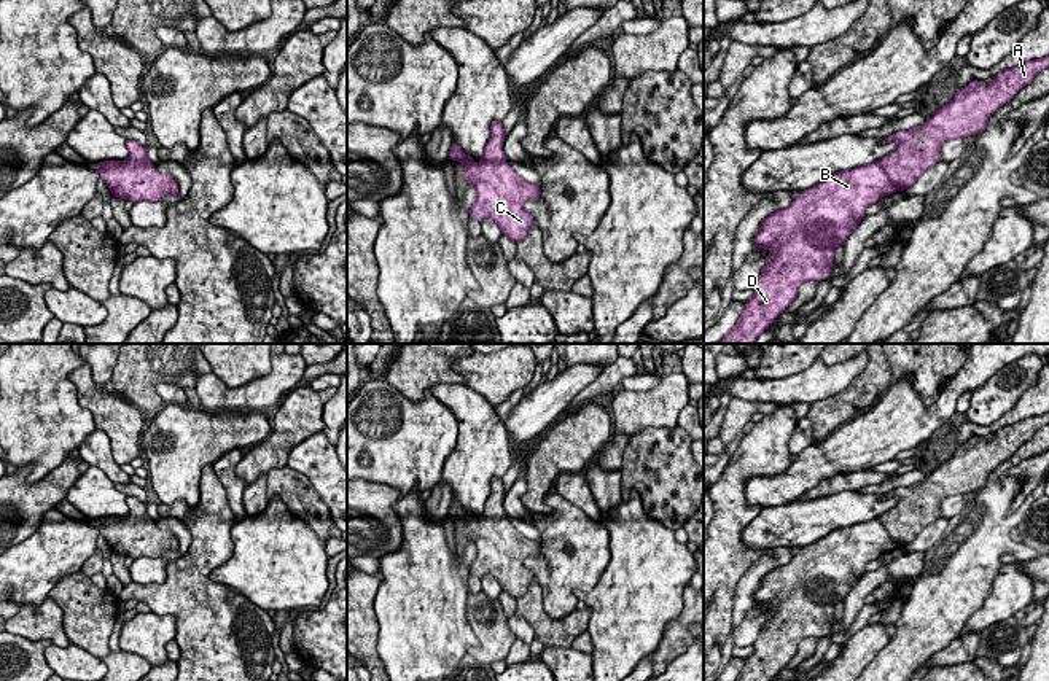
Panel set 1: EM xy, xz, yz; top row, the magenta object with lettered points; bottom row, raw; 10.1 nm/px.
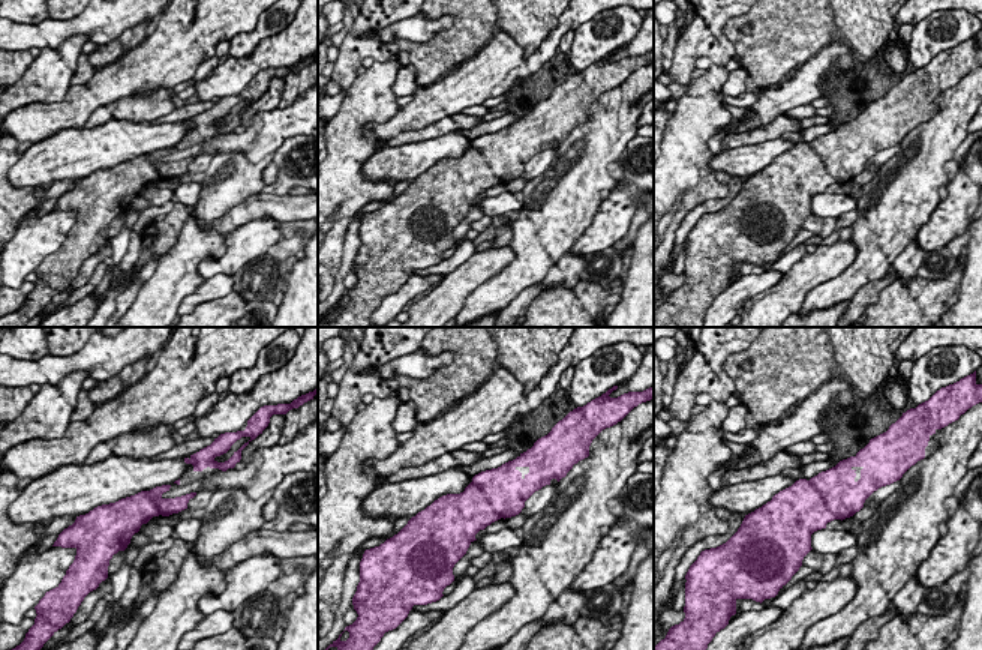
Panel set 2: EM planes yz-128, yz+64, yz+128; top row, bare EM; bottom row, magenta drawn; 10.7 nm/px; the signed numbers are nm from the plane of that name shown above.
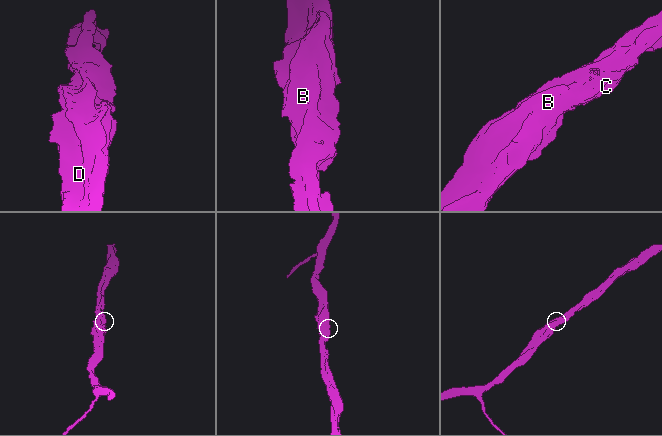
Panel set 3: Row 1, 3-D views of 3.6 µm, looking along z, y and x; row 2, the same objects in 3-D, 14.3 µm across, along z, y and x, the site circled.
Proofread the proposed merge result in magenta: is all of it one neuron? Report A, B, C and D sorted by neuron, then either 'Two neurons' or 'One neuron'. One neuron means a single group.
Groups: A B C D. One neuron

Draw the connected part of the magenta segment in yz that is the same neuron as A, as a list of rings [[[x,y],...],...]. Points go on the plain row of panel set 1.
[[[1049,412],[1004,425],[993,433],[990,441],[973,436],[966,444],[957,446],[953,455],[939,463],[925,481],[883,495],[882,500],[896,498],[898,503],[882,516],[836,528],[818,541],[801,547],[786,565],[764,574],[755,592],[753,605],[767,605],[767,617],[758,640],[751,644],[755,651],[747,657],[735,681],[772,681],[796,656],[802,640],[828,635],[834,625],[836,605],[845,601],[847,593],[861,579],[864,566],[871,560],[912,543],[925,527],[941,517],[941,503],[946,498],[982,488],[989,474],[1011,458],[1044,425],[1049,425]]]

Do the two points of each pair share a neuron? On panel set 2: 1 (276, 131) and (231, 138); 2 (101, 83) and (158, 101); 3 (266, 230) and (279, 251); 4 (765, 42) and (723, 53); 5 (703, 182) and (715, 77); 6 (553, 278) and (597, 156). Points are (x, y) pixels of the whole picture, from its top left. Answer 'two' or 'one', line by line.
1: one
2: two
3: two
4: two
5: one
6: two

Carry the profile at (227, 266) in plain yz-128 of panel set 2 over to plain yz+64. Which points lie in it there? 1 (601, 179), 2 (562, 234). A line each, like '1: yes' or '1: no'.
1: no
2: no

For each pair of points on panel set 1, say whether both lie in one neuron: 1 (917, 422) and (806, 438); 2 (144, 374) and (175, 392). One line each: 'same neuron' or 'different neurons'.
1: different neurons
2: different neurons

